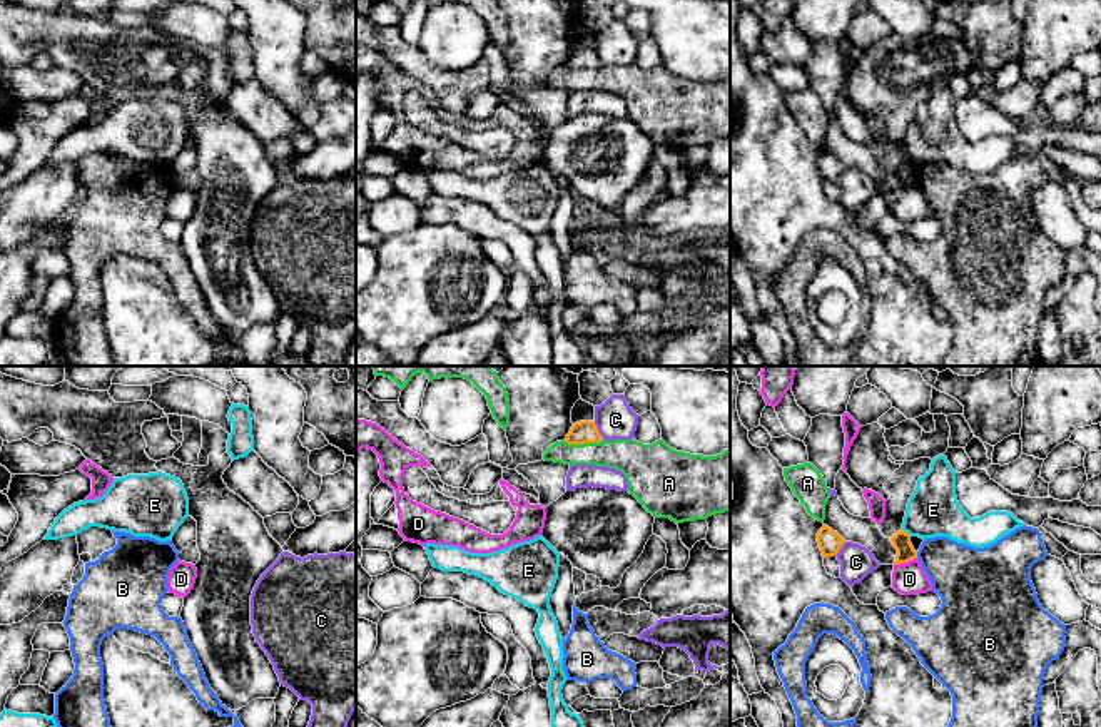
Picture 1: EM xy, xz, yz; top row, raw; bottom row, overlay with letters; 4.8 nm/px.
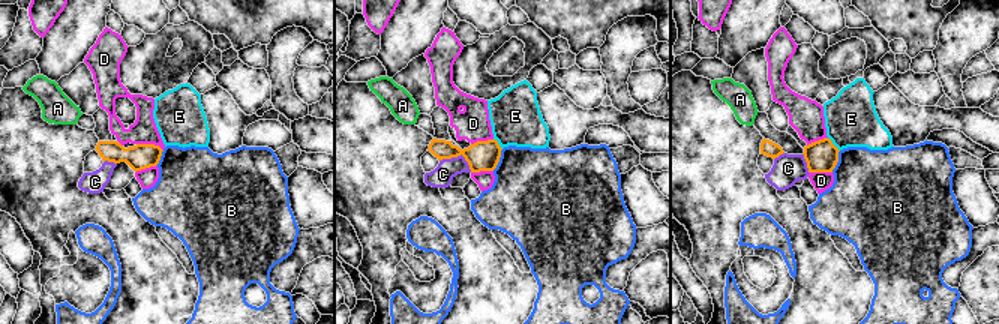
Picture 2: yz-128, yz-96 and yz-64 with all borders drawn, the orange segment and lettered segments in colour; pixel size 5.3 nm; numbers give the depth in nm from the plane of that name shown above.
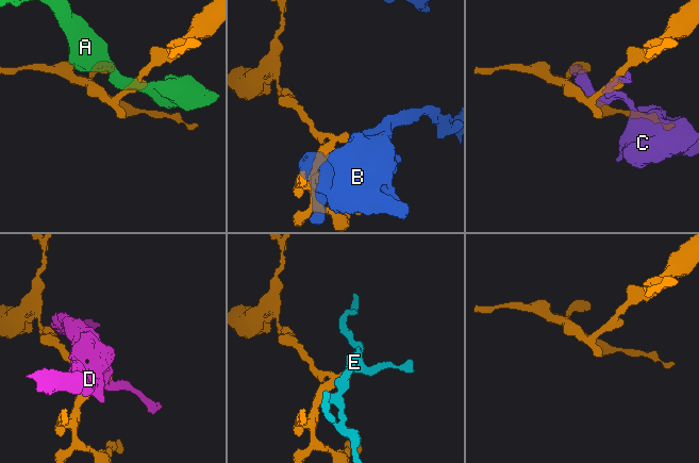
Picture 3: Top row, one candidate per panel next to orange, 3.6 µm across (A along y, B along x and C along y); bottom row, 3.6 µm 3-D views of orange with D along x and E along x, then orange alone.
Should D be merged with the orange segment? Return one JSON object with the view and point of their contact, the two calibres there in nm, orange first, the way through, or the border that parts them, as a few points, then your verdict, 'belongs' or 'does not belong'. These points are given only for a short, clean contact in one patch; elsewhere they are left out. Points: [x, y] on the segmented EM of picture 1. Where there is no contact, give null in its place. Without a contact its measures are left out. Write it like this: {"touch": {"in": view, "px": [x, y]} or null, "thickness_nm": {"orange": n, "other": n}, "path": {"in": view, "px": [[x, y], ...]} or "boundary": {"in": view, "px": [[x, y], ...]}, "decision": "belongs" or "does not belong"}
{"touch": {"in": "yz", "px": [904, 562]}, "thickness_nm": {"orange": 90, "other": 160}, "decision": "does not belong"}

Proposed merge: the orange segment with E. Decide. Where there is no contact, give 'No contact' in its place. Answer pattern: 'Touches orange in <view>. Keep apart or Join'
Touches orange in yz. Keep apart

